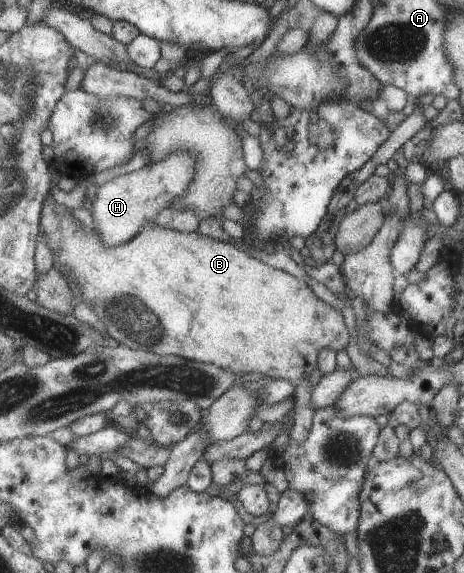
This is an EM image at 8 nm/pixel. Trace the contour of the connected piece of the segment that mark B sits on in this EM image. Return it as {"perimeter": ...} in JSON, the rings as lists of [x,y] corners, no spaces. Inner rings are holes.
{"perimeter":[[[46,197],[43,200],[39,216],[40,235],[44,237],[44,242],[50,249],[54,269],[66,276],[71,284],[74,284],[78,290],[78,296],[91,311],[95,312],[96,318],[103,324],[106,333],[111,336],[119,345],[131,348],[132,350],[145,349],[159,355],[171,354],[195,360],[196,362],[205,362],[223,368],[225,371],[234,373],[238,379],[243,373],[261,373],[265,379],[277,378],[289,380],[293,385],[298,384],[300,379],[309,377],[311,370],[316,367],[317,354],[324,347],[331,348],[335,353],[345,349],[349,341],[349,333],[343,324],[341,311],[336,311],[327,303],[319,300],[311,291],[311,288],[303,283],[296,276],[288,274],[285,270],[271,267],[269,264],[253,258],[243,250],[236,249],[229,242],[213,240],[209,236],[204,236],[195,231],[180,232],[161,226],[155,226],[151,223],[146,224],[131,239],[125,243],[116,246],[104,246],[102,239],[95,233],[87,235],[85,226],[86,220],[82,215],[74,213],[73,210],[57,204],[53,198]]]}

